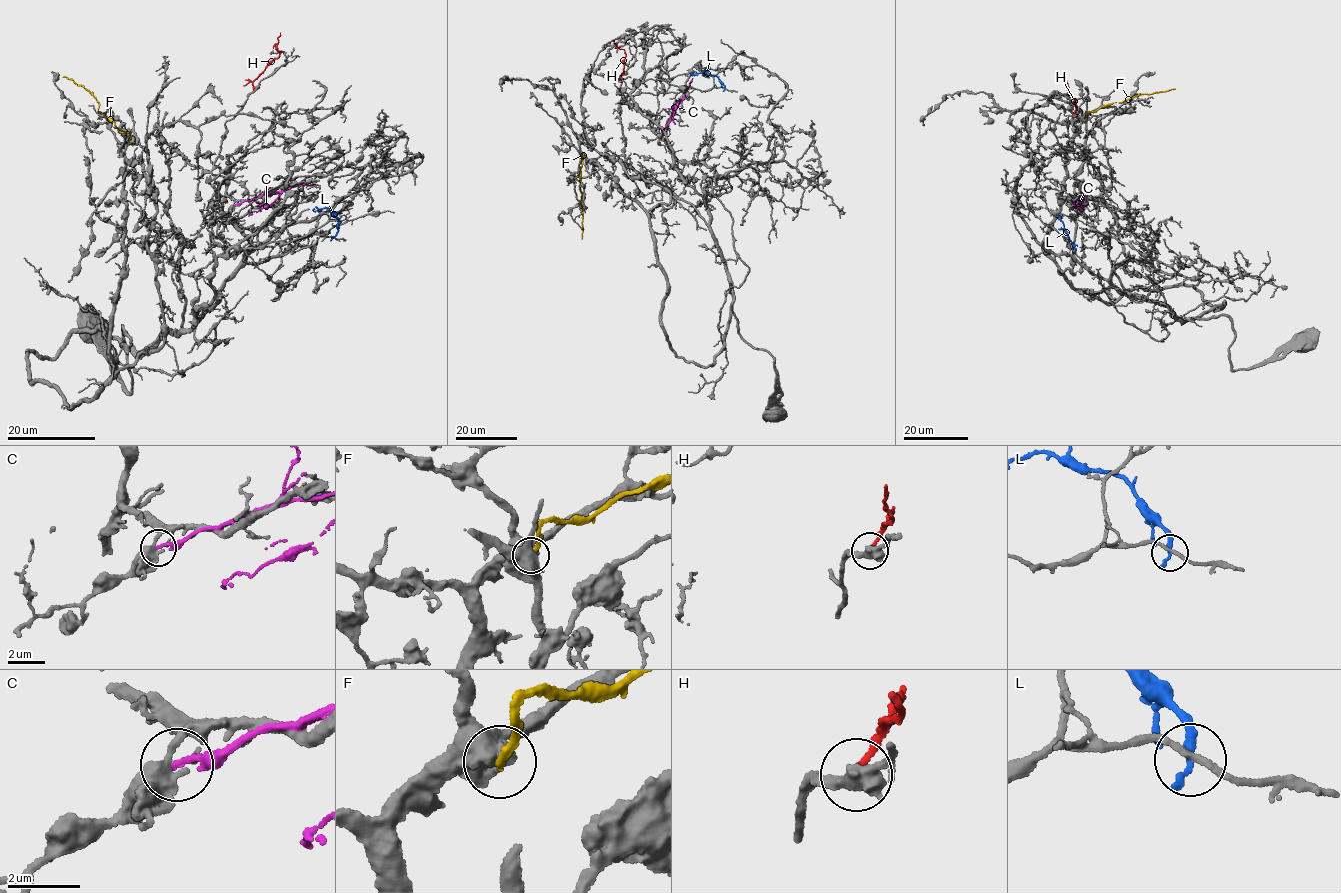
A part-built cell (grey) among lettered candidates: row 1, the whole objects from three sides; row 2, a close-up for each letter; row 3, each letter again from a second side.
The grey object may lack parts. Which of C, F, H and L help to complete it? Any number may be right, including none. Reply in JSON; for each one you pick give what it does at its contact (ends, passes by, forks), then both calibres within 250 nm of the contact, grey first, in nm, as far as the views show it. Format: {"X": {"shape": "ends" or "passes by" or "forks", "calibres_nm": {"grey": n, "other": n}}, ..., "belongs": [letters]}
{"H": {"shape": "ends", "calibres_nm": {"grey": 480, "other": 260}}, "belongs": ["H"]}

